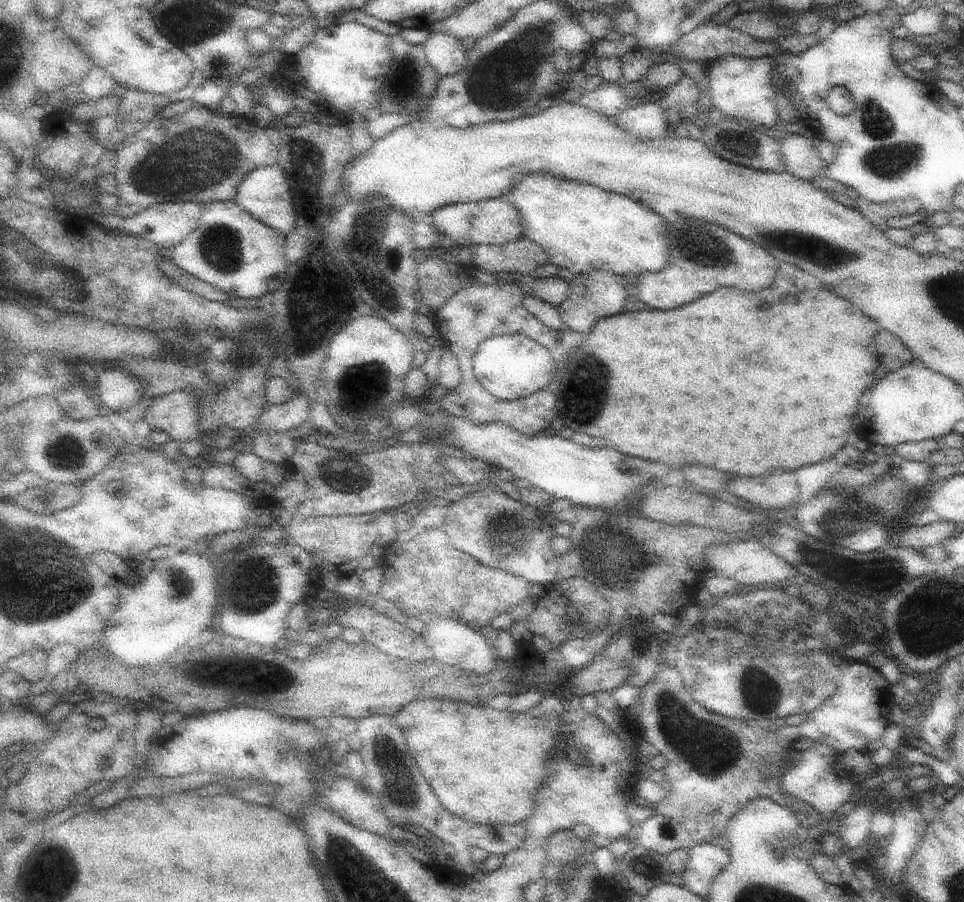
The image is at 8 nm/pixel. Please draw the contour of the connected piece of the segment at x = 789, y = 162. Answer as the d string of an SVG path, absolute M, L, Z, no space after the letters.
M794 133L779 139L778 142L784 159L782 169L792 176L812 184L821 175L827 176L829 166L822 160L812 138Z

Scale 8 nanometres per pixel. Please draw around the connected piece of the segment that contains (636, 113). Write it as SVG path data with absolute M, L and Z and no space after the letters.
M647 99L642 104L628 105L614 119L624 130L645 139L663 139L672 133L665 108L658 99Z

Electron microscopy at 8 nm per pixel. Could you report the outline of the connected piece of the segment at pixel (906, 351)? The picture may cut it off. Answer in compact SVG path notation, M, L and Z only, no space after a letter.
M876 330L878 358L888 366L889 372L901 369L915 358L913 352L893 332Z

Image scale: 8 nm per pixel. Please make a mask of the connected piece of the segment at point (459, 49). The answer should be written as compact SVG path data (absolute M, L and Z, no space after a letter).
M431 33L430 40L423 47L427 61L432 68L437 70L440 78L444 78L446 75L458 74L465 68L468 54L462 46L462 41L454 38L449 33Z

